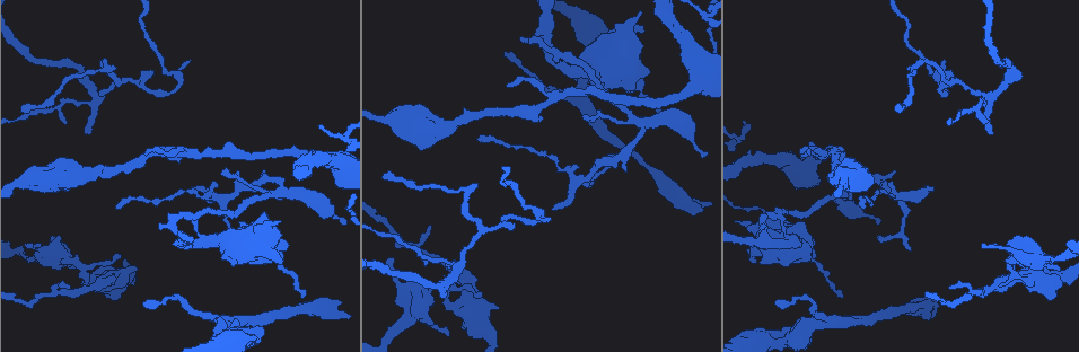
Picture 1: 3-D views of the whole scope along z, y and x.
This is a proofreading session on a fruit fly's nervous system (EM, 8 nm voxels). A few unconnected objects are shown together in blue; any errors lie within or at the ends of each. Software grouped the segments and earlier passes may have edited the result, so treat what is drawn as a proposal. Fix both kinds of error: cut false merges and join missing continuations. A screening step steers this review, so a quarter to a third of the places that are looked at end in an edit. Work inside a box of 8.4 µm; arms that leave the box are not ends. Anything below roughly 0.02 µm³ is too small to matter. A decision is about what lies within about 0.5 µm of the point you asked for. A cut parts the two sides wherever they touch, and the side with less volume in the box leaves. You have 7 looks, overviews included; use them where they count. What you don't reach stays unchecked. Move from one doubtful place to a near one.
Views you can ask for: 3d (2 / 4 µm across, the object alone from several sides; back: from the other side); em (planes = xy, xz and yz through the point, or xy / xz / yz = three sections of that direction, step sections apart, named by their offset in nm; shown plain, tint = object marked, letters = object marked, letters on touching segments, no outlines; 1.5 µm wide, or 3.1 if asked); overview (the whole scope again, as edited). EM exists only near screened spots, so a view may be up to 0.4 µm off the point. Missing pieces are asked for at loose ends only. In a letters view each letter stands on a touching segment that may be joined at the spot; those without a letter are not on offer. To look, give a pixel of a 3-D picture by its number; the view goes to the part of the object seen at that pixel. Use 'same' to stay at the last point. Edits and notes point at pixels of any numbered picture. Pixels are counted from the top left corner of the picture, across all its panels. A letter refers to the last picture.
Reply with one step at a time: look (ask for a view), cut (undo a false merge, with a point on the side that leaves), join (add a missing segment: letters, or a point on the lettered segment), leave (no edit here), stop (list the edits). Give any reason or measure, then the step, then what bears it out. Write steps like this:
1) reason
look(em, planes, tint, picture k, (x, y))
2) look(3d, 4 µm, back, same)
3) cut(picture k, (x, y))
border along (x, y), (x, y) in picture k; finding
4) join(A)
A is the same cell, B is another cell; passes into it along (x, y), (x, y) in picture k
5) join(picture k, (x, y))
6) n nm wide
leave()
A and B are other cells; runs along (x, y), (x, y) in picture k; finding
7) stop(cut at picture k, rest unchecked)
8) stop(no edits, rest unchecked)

long arm stops here
look(3d, 2 µm, picture 1, (116, 209))

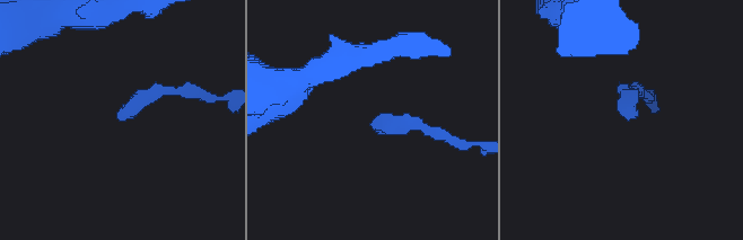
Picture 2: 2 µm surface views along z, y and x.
look(em, yz, step 8, letters, picture 2, (120, 119))

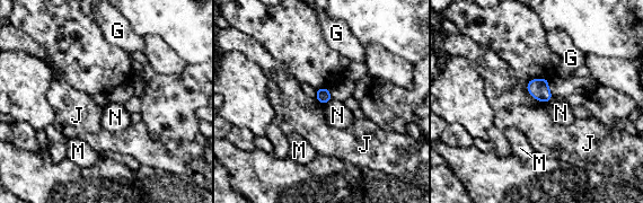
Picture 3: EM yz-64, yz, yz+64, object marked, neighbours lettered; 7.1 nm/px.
look(em, planes, letters, same)

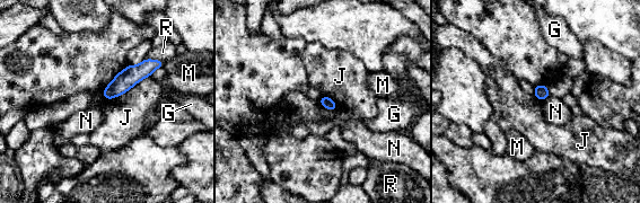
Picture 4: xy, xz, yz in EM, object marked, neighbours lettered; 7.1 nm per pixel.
J touches over 380 nm
leave()
G, J, M, N and R are other cells; border along (318, 102), (325, 107), (336, 111) in picture 4; no lettered segment goes on from it

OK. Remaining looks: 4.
thick turns thin
look(em, xy, step 8, letters, picture 1, (853, 208))

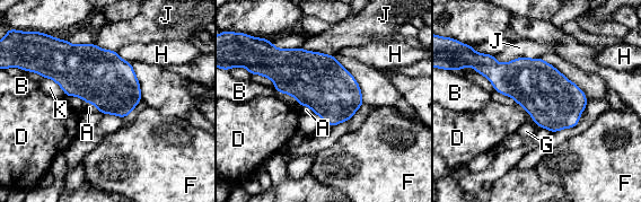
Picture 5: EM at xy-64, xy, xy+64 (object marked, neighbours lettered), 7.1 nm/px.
look(em, planes, letters, same)

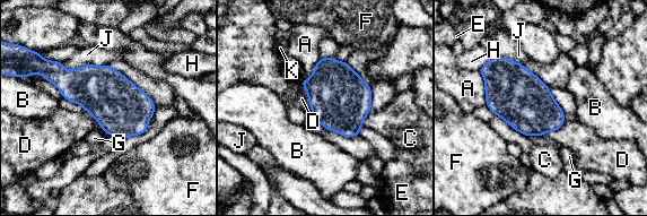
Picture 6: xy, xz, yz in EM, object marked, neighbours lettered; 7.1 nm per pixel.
J touches over 320 nm
leave()
A, B, C, D, E, F, G, H, J and K are other cells; border along (302, 85), (306, 91), (312, 114) in picture 6; one neuron here

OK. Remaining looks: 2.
branch stops here
look(em, xy, step 8, tint, picture 1, (989, 132))

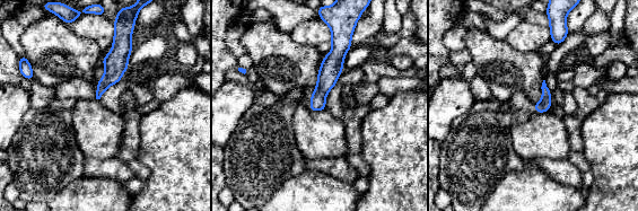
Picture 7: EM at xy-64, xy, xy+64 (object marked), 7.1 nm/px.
look(em, yz, step 4, letters, same)

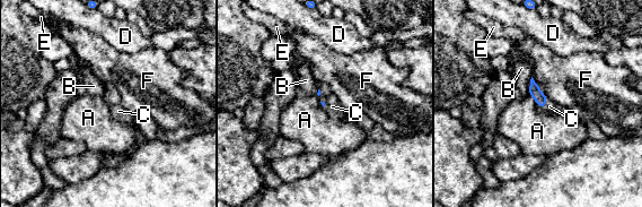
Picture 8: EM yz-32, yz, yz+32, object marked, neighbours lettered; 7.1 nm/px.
join(C)
C is the same cell, A, B, D, E and F are other cells; passes into it along (534, 91), (545, 103), (550, 106) in picture 8; it goes on there

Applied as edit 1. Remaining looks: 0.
stop(join at picture 8, rest unchecked)

